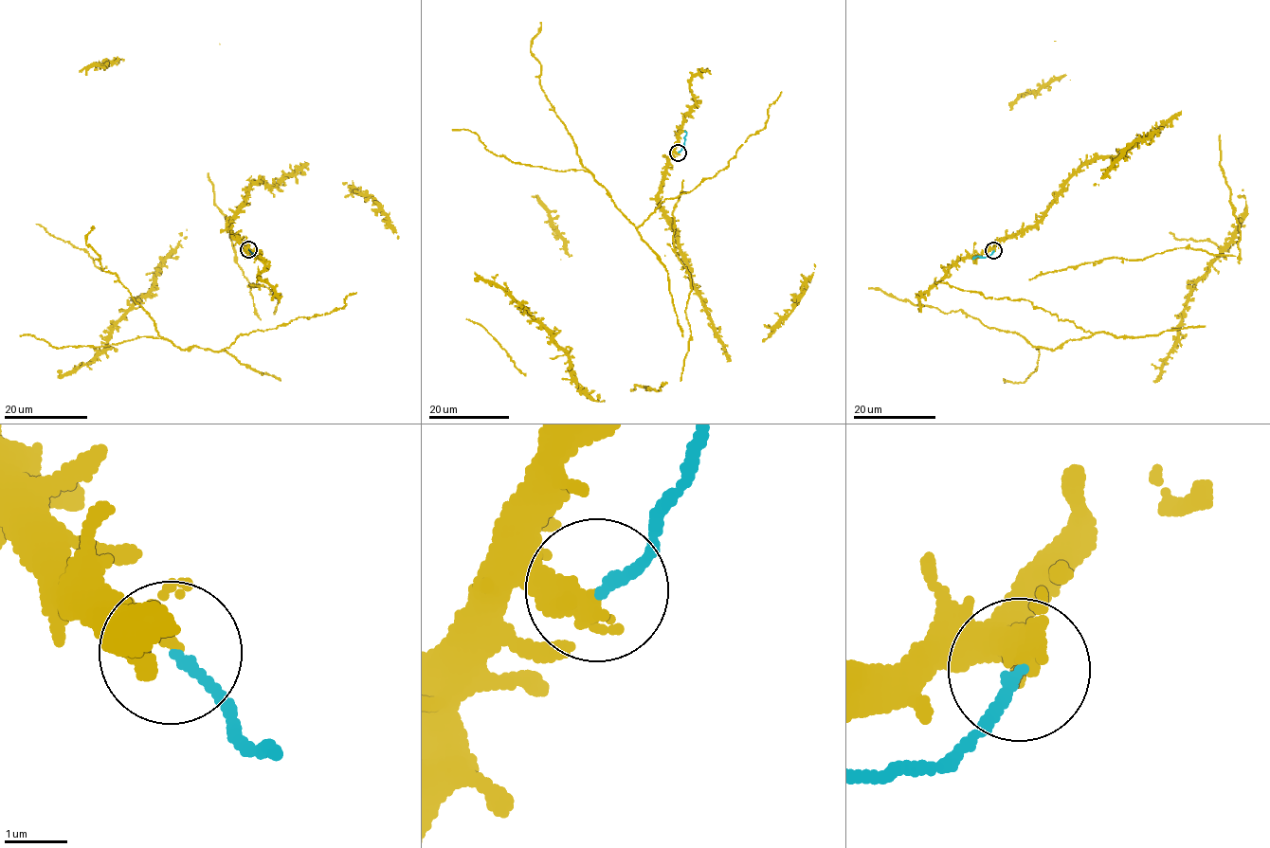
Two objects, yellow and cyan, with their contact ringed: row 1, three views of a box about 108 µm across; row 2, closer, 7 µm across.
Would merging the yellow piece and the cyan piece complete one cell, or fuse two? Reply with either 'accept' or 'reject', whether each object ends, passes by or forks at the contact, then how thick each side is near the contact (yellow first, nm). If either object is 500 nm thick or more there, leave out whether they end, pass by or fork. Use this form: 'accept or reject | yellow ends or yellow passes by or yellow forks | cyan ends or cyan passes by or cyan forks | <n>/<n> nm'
reject | yellow passes by | cyan ends | 300/160 nm

